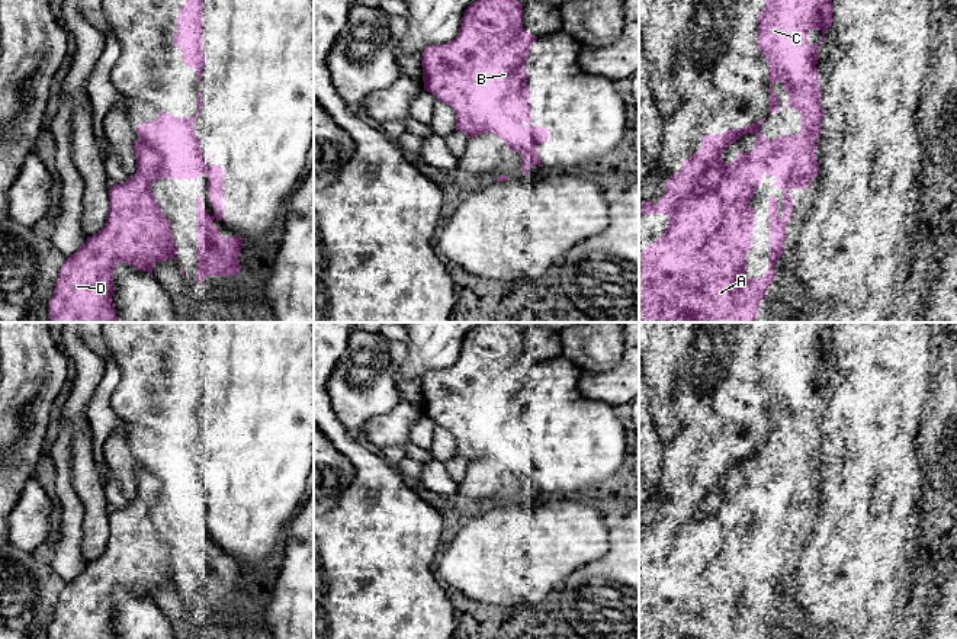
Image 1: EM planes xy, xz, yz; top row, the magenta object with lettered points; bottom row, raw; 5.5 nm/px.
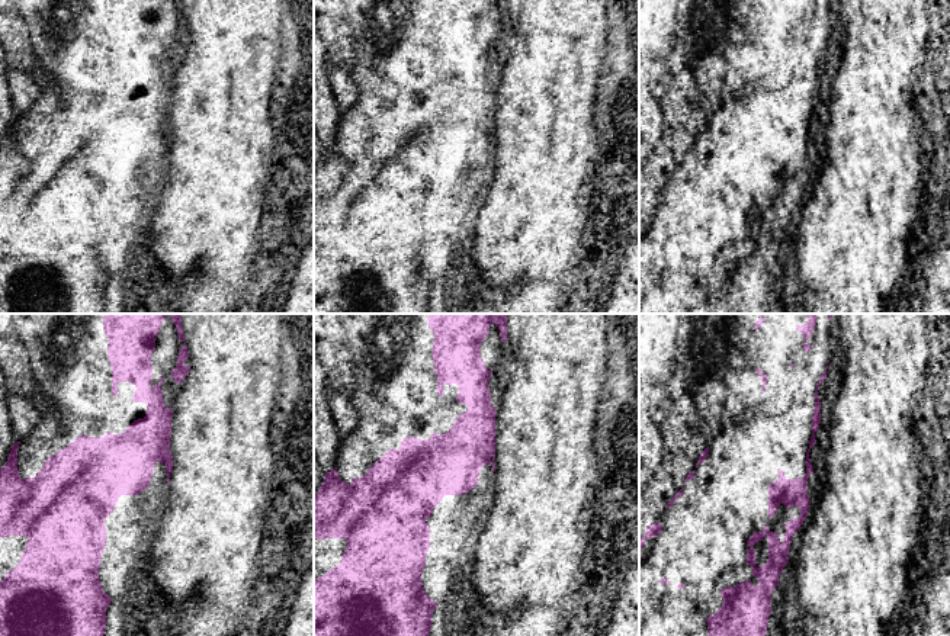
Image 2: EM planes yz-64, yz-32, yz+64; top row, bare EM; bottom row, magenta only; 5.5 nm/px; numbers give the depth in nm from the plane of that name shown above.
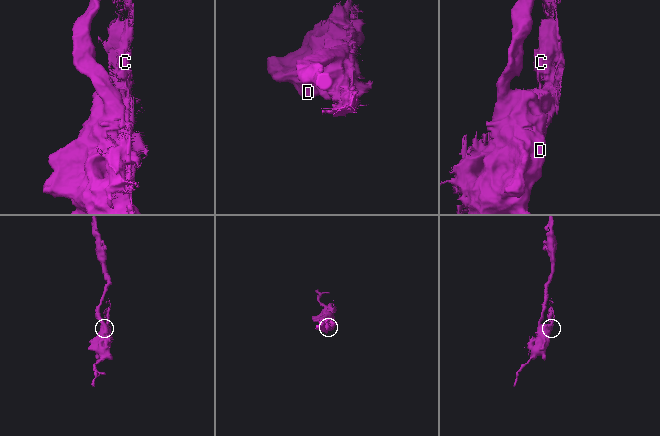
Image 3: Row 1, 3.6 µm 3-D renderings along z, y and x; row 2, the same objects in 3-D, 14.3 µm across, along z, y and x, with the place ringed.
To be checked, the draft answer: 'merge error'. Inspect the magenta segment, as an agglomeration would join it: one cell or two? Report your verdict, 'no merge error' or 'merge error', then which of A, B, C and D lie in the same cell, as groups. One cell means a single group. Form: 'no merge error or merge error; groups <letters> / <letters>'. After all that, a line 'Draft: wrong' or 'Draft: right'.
no merge error; groups A B C D
Draft: wrong

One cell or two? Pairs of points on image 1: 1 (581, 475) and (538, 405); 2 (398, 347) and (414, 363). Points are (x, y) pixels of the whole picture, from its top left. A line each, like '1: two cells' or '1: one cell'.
1: one cell
2: two cells

